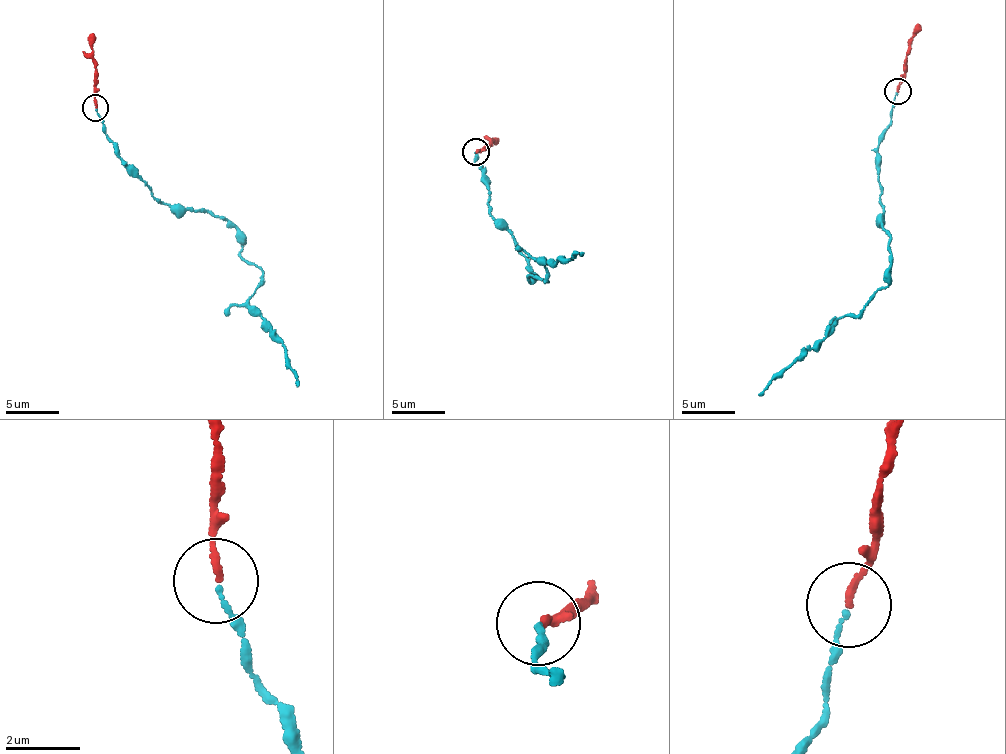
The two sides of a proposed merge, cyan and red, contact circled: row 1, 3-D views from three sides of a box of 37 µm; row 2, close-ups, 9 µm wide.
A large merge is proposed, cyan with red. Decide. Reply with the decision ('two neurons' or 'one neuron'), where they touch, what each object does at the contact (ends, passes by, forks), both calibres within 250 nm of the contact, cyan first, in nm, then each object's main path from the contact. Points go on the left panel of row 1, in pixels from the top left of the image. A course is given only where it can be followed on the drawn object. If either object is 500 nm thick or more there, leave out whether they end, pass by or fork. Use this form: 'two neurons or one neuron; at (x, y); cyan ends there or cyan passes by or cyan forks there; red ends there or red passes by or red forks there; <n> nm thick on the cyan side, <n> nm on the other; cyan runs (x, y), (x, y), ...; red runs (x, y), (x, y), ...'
one neuron; at (95, 107); cyan ends there; red ends there; 120 nm thick on the cyan side, 170 nm on the other; cyan runs (94, 109), (131, 174), (168, 205), (227, 222), (241, 256), (261, 271), (249, 305), (281, 337), (297, 386); red runs (94, 107), (96, 65), (91, 49), (93, 33)

